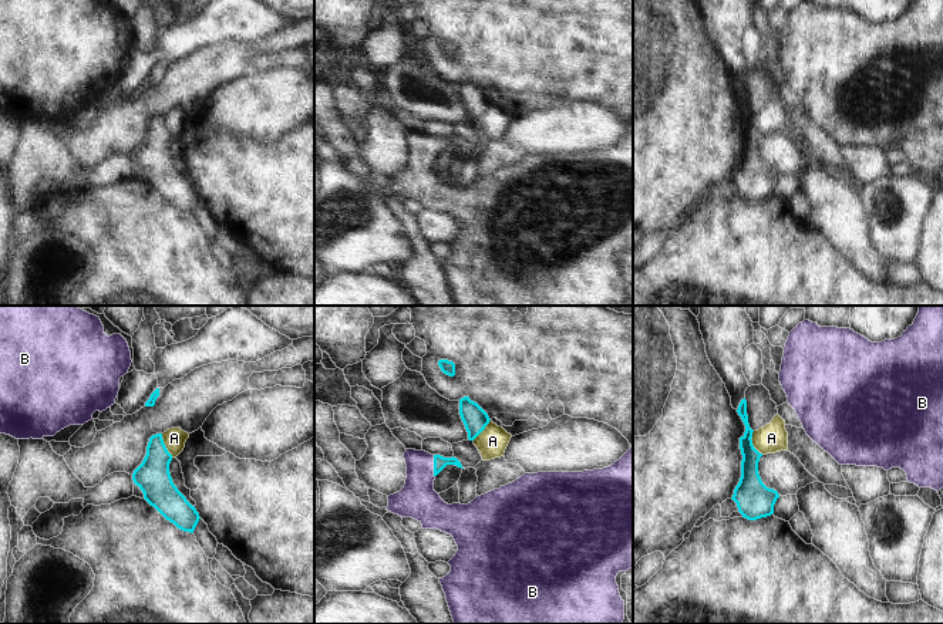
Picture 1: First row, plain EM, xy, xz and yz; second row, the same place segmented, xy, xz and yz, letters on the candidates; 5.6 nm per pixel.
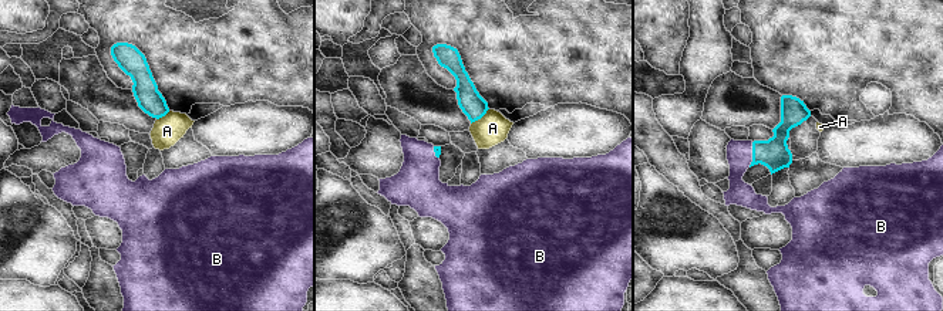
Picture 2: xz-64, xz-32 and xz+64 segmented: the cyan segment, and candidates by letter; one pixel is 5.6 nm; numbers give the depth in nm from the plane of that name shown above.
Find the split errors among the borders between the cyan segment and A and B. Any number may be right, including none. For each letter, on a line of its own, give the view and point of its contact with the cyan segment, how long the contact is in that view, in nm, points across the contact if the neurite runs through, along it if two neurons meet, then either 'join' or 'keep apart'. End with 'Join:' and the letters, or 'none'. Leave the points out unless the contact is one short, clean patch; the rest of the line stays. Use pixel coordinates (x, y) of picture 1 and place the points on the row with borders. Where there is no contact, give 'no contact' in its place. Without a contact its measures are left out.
A: yz (751, 444) | 150 nm | along yz (753, 431), (753, 445), (763, 454) | keep apart
B: xz (434, 466) | 130 nm | across xz (440, 462), (434, 466), (420, 481), (417, 499) | join
Join: B

